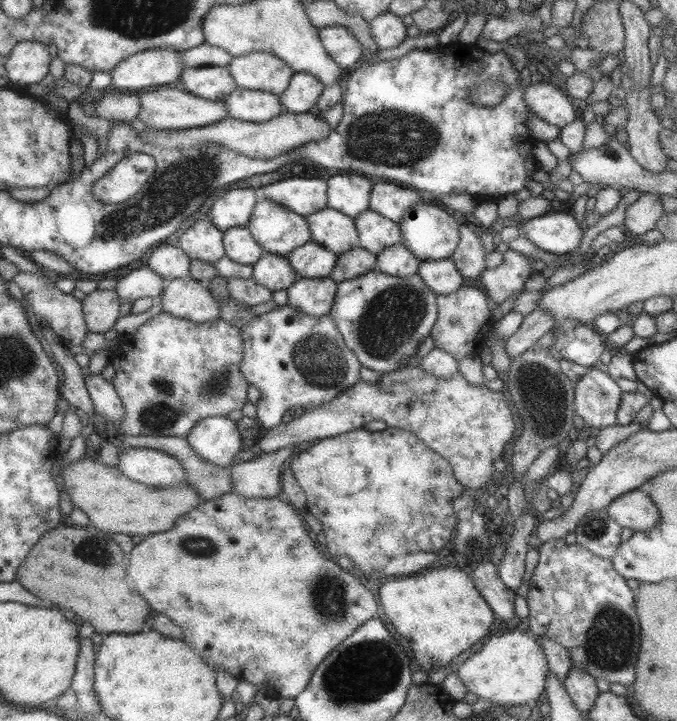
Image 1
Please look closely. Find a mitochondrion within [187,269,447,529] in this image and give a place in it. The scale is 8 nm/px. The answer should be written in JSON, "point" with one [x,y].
{"point":[392,318]}

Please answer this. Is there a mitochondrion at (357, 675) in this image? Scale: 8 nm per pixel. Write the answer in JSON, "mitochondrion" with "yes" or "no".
{"mitochondrion":"yes"}

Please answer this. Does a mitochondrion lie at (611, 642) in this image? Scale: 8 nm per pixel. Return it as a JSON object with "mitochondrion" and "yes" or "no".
{"mitochondrion":"yes"}

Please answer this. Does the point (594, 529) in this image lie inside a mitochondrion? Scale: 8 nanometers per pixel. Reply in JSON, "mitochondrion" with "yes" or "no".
{"mitochondrion":"yes"}

